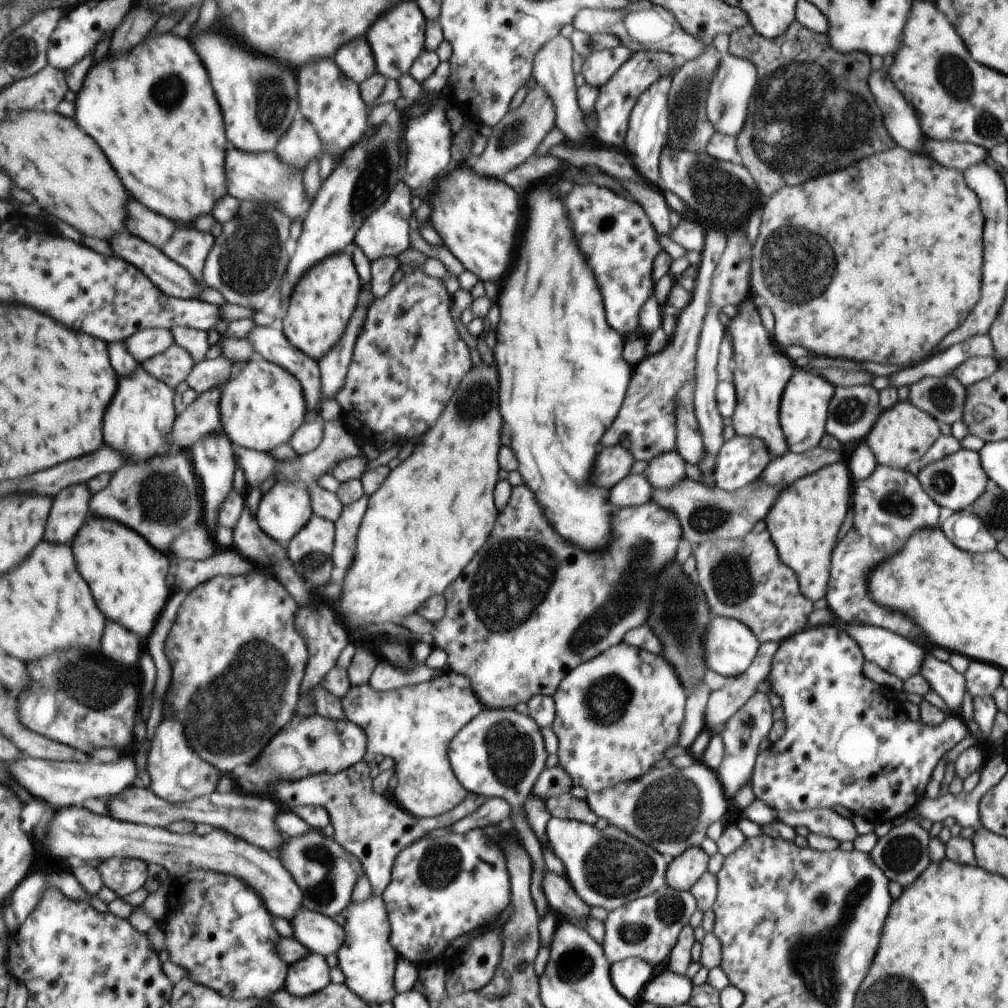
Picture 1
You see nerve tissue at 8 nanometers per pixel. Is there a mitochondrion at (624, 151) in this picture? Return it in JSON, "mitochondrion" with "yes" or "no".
{"mitochondrion":"no"}

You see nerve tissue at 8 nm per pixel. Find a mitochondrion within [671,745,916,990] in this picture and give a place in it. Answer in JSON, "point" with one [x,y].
{"point":[825,898]}

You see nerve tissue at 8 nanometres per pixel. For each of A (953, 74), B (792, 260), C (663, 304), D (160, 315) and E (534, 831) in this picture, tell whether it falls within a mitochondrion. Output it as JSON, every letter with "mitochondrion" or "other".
{"A":"mitochondrion","B":"mitochondrion","C":"other","D":"other","E":"other"}

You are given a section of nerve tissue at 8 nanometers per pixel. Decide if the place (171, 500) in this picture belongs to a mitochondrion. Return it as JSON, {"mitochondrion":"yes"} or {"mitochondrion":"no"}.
{"mitochondrion":"yes"}

